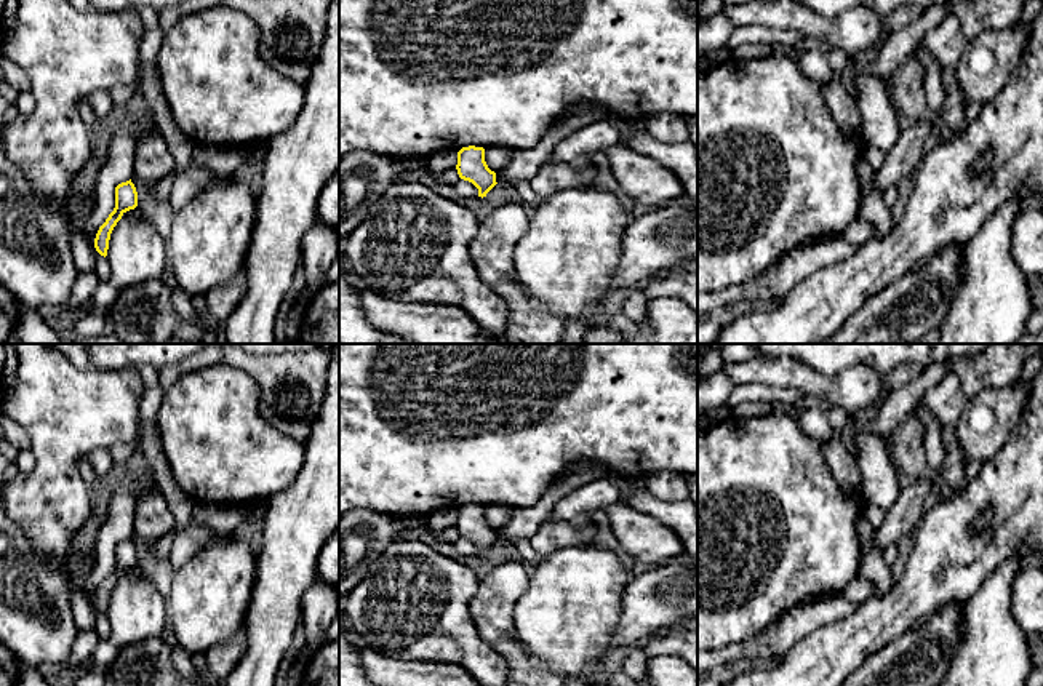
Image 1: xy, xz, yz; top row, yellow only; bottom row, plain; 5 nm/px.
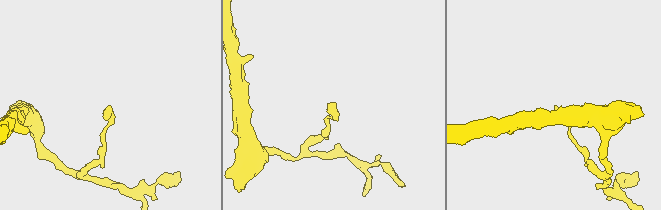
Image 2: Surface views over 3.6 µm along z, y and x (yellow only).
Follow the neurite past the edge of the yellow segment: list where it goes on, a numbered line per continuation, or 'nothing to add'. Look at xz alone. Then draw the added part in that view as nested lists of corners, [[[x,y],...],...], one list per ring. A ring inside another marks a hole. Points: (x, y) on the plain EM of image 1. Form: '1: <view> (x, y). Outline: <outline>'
nothing to add

